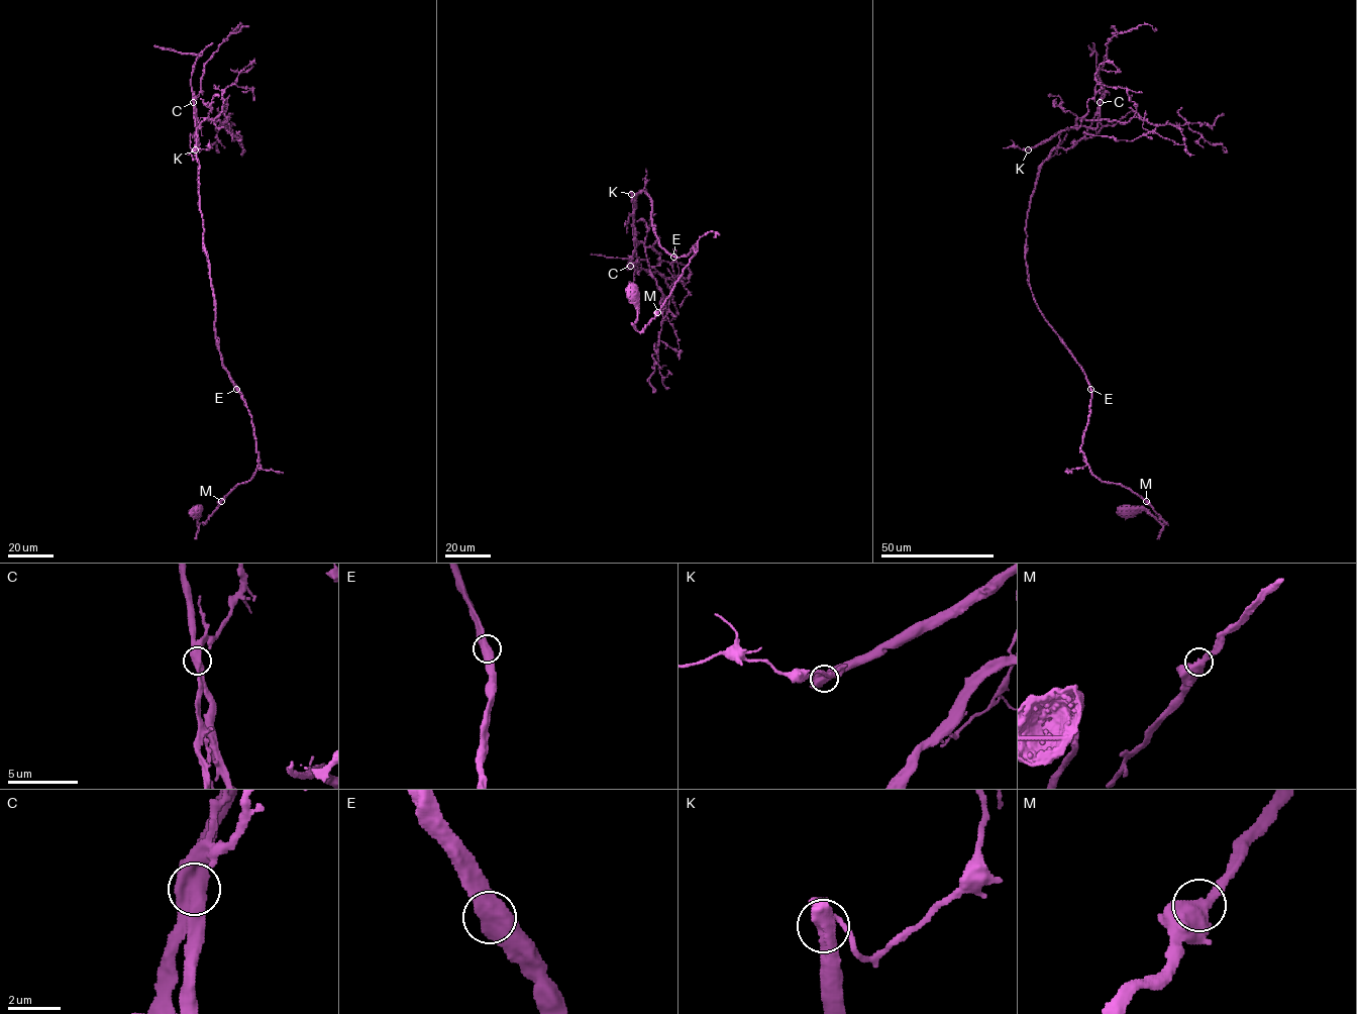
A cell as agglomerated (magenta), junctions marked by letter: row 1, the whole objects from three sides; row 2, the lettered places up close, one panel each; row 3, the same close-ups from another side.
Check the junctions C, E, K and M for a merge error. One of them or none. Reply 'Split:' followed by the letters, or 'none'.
Split: C

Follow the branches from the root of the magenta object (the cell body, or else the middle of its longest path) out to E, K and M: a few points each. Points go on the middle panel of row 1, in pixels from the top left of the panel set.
E: (633, 291), (638, 294), (634, 327), (641, 331), (659, 311), (695, 249), (687, 256), (673, 257)
K: (633, 291), (641, 331), (695, 249), (675, 257), (659, 244), (641, 191), (632, 264), (631, 194)
M: (633, 291), (635, 289), (638, 294), (636, 329), (641, 331), (657, 312)

